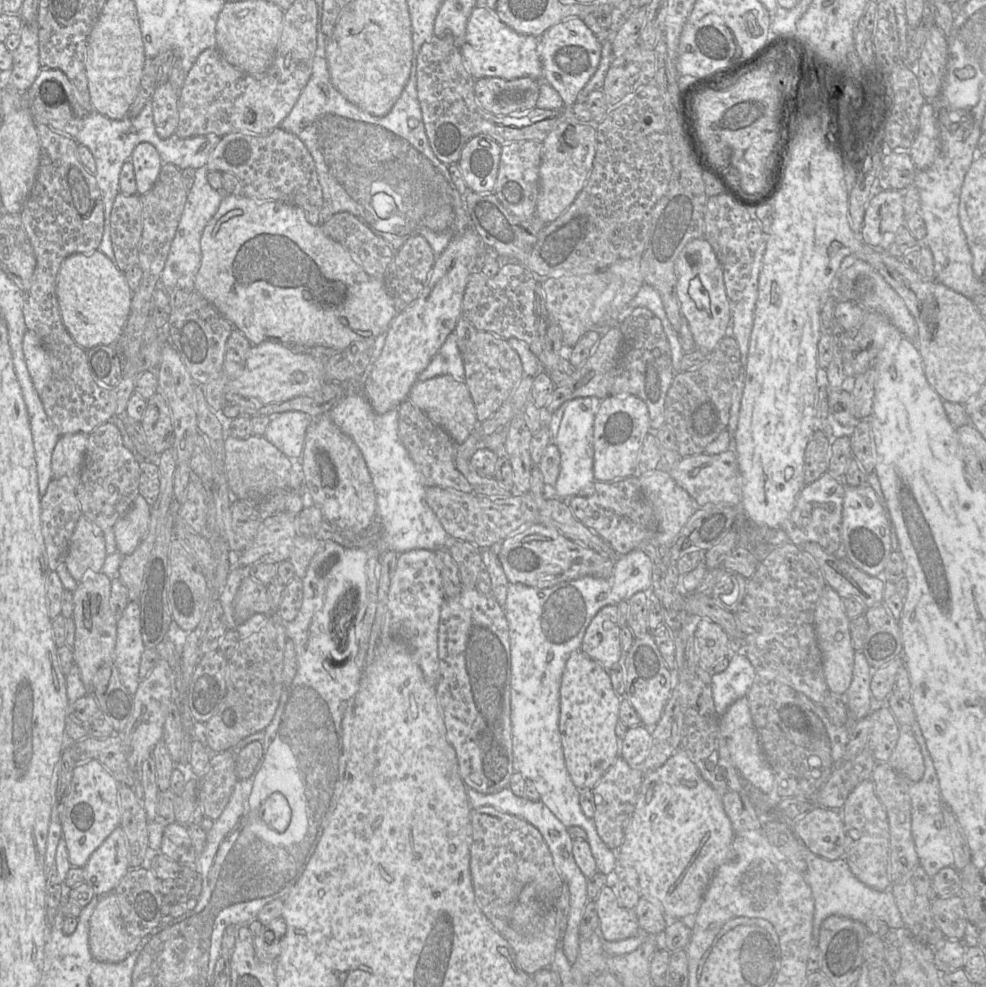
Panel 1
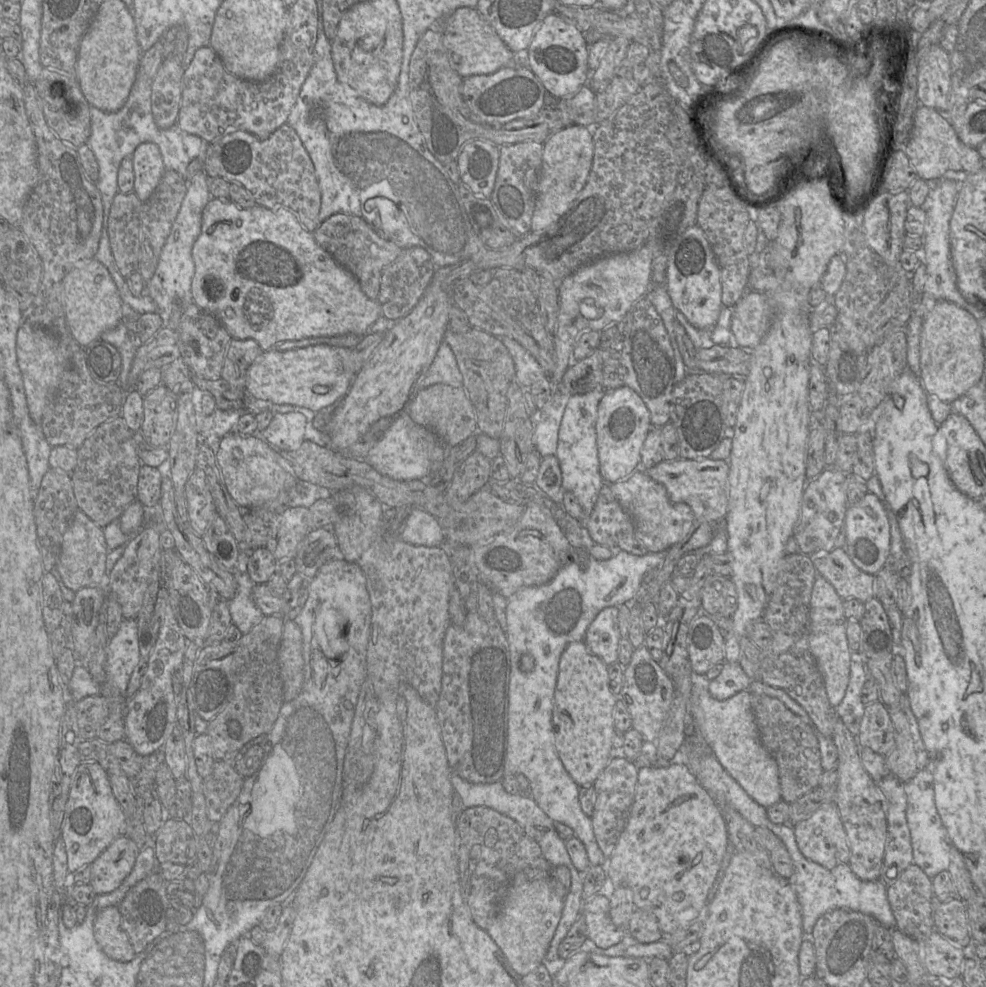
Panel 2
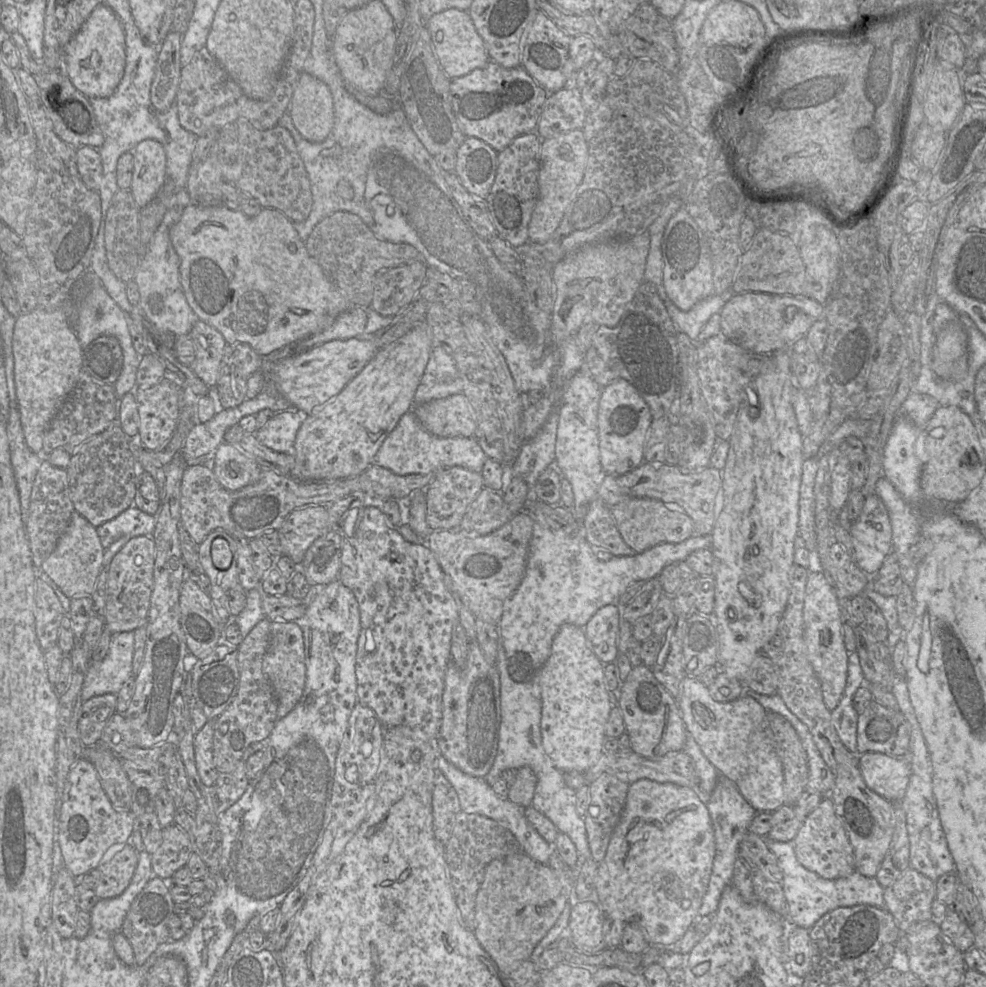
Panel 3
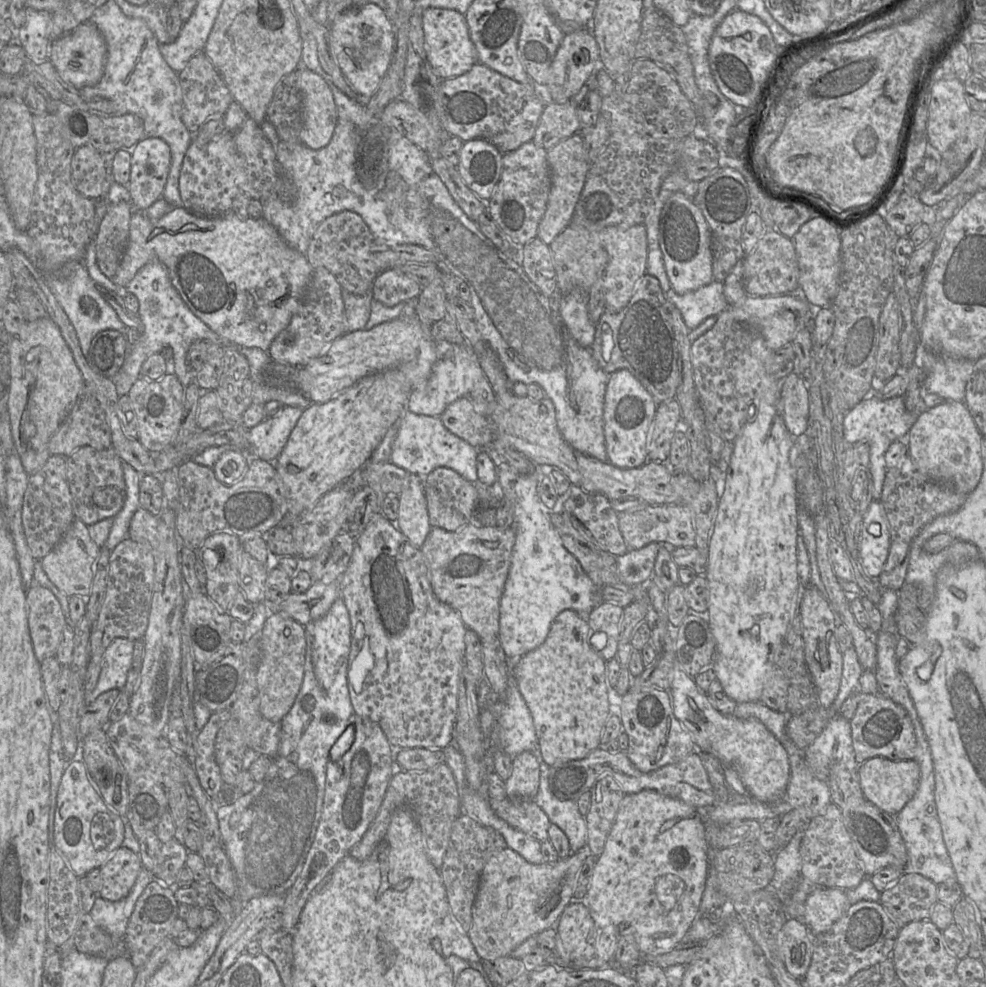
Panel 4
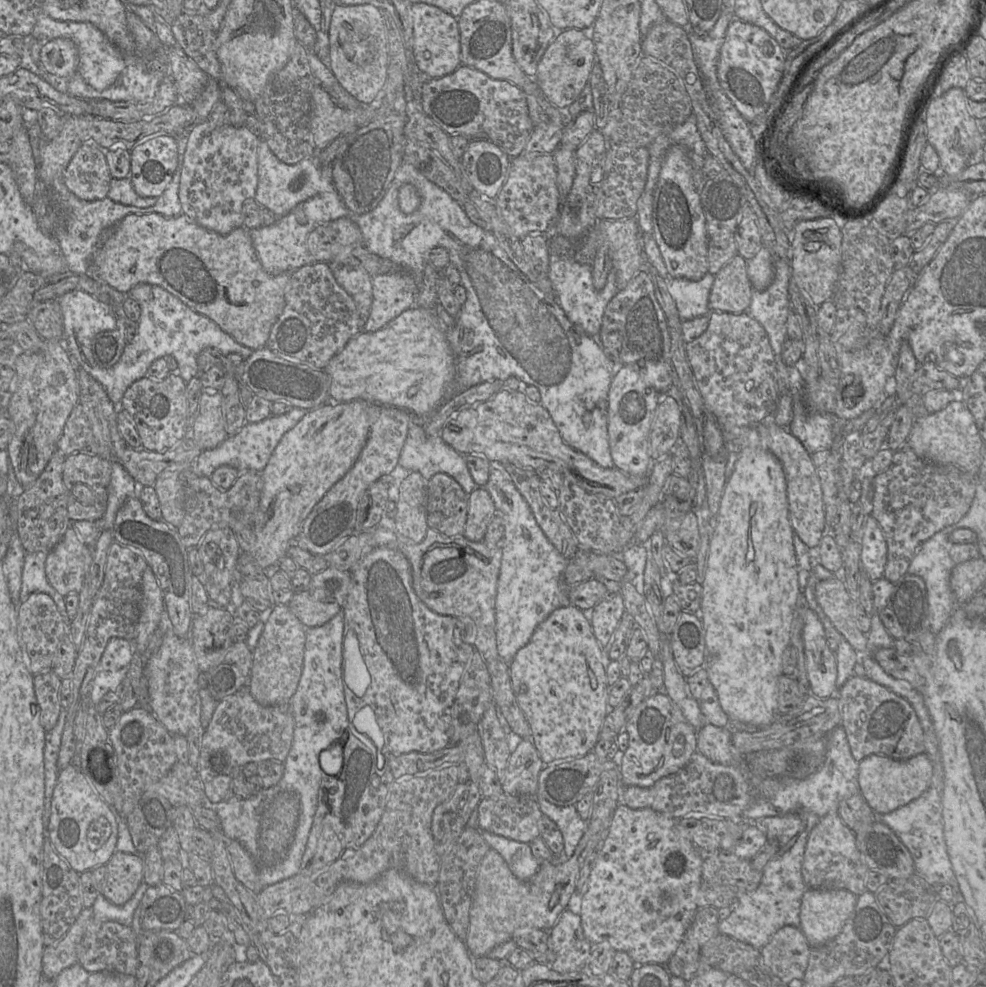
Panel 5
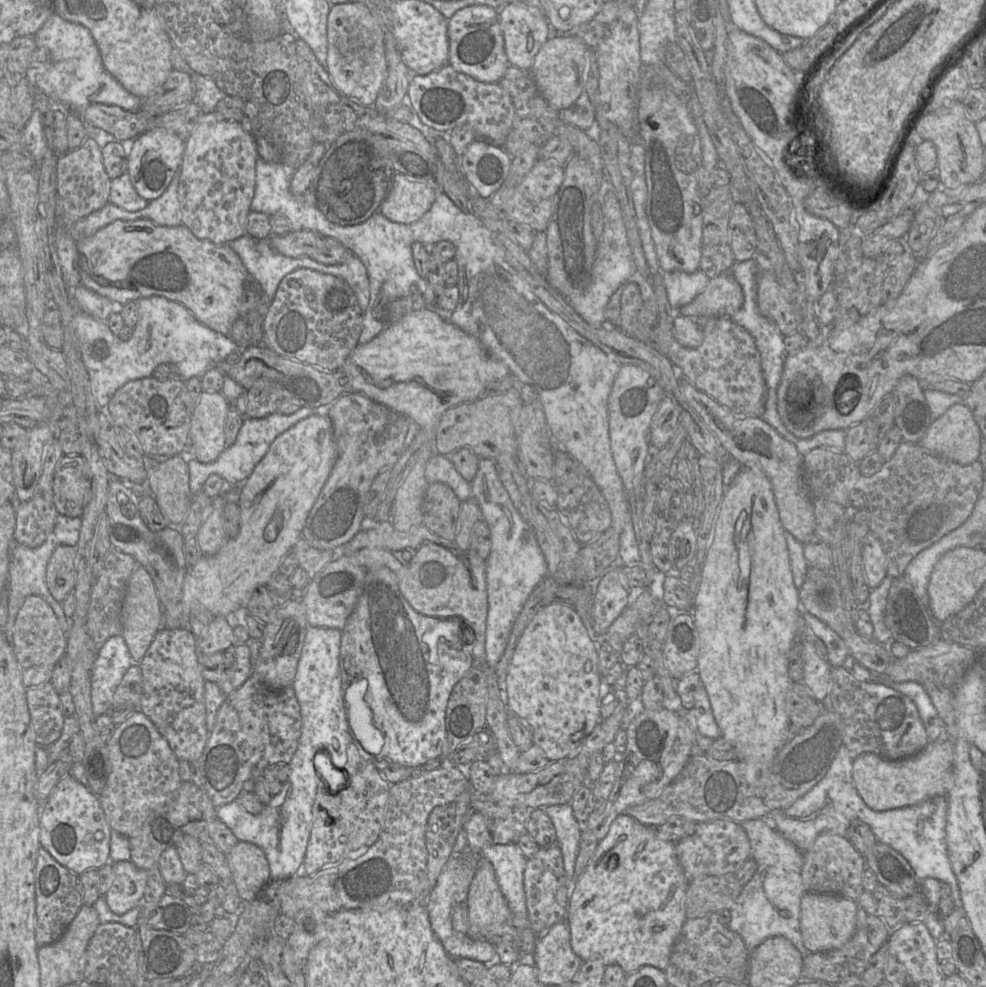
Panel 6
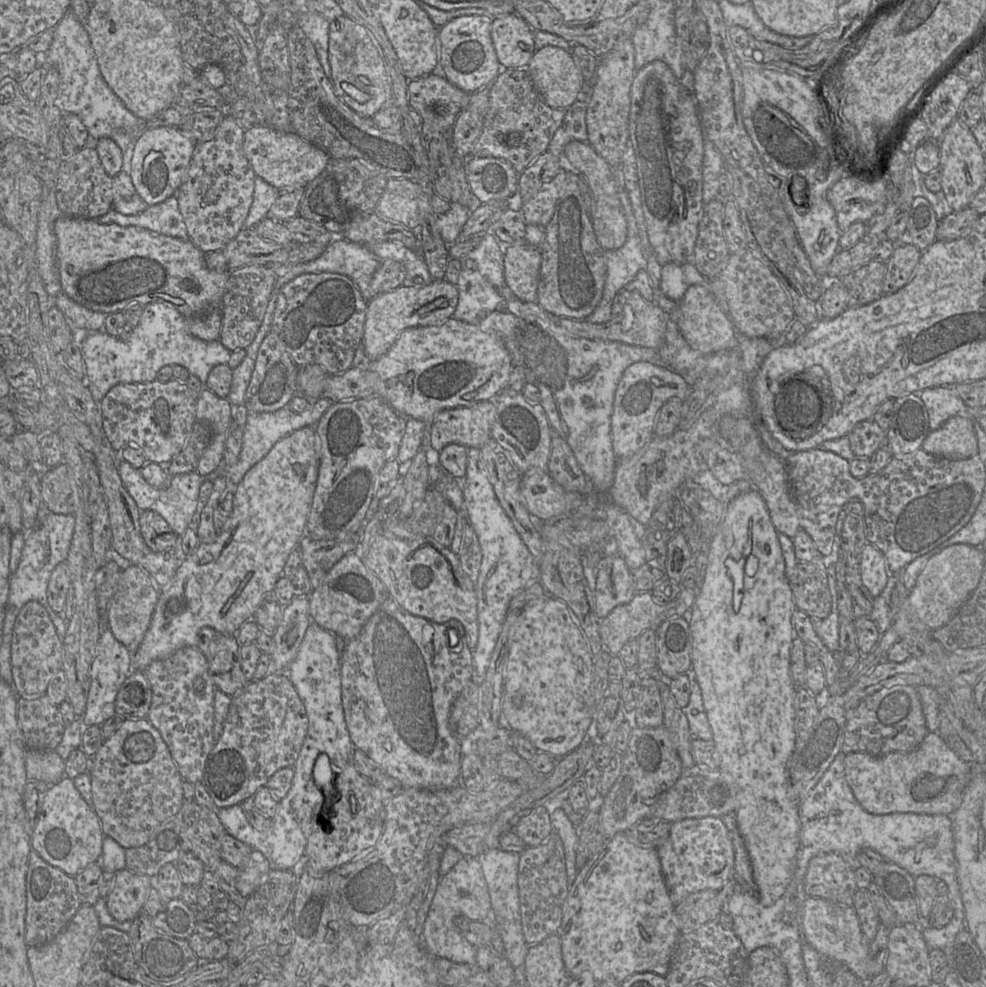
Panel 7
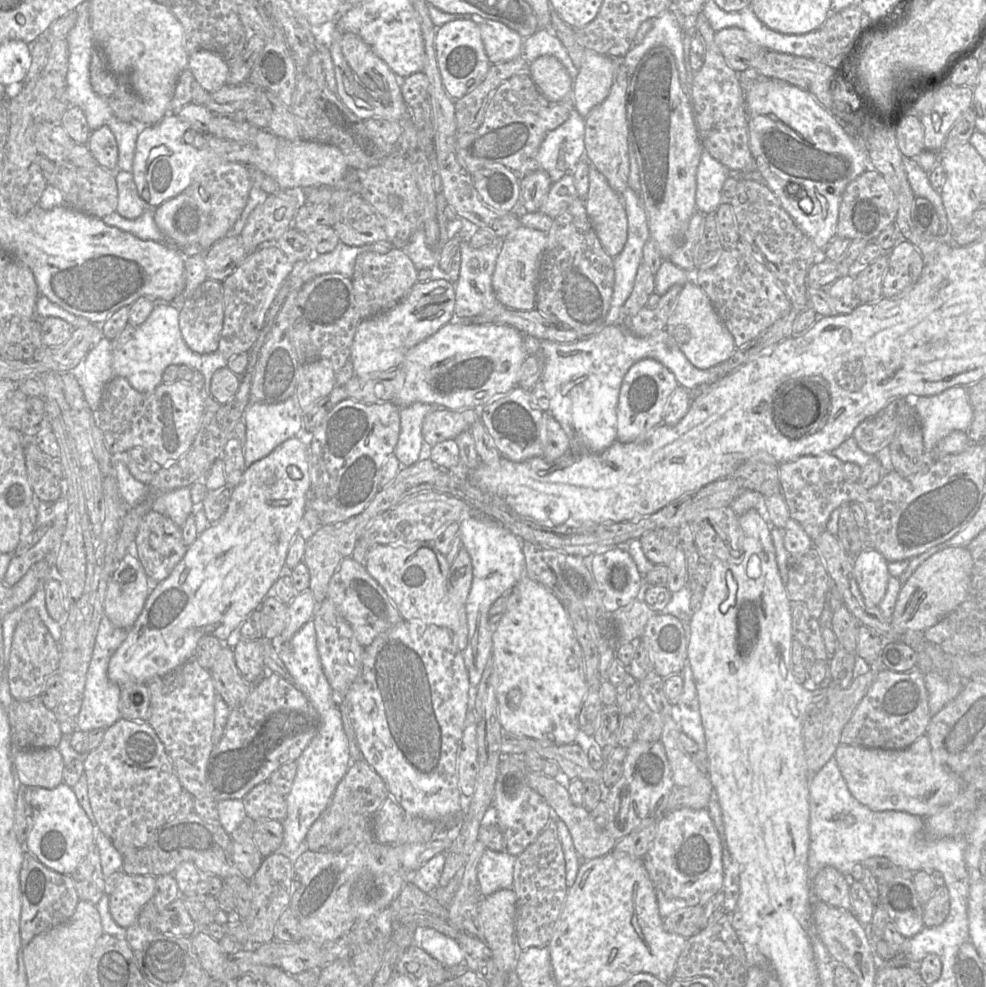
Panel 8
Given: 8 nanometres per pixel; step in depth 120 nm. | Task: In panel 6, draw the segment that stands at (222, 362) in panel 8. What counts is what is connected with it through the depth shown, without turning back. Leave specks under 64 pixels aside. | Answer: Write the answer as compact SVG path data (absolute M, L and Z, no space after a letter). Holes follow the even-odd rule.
M151 296L137 300L137 306L138 321L133 335L127 341L113 334L106 321L96 319L81 310L73 318L82 361L89 374L96 403L101 409L106 409L119 388L129 381L151 377L159 364L176 364L183 380L187 382L192 377L202 378L208 370L226 360L229 354L242 350L229 336L200 323L178 302L162 296ZM97 339L104 339L109 345L106 357L92 353Z

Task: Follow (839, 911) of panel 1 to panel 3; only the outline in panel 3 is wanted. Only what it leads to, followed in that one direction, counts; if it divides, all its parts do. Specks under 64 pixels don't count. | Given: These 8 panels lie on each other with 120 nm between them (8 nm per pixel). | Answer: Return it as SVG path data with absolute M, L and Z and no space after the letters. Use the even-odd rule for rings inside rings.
M768 836L763 839L769 850L775 854L778 866L782 870L781 884L790 916L796 926L810 930L822 916L839 907L865 904L886 908L884 888L875 877L867 877L855 871L843 878L833 880L822 878L799 863L794 851L794 839L789 842L774 841Z

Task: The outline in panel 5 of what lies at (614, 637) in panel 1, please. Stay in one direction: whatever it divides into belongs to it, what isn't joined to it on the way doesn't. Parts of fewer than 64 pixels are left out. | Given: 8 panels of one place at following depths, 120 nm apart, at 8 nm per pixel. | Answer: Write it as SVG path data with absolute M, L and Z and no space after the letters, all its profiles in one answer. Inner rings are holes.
M610 593L606 599L593 608L591 626L600 646L606 648L615 629L625 612L623 597L620 593Z

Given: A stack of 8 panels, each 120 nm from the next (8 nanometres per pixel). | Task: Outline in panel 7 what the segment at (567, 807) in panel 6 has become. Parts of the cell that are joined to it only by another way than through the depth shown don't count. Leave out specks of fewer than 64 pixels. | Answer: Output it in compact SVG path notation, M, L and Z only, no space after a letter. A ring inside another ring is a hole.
M556 808L556 810L549 816L552 828L560 837L563 844L567 885L570 889L578 874L578 869L576 867L576 853L578 847L577 829L574 827L562 808Z

